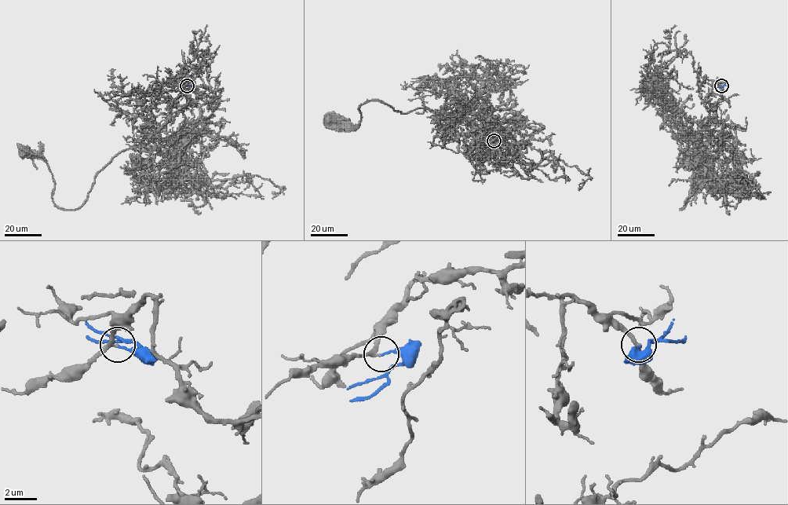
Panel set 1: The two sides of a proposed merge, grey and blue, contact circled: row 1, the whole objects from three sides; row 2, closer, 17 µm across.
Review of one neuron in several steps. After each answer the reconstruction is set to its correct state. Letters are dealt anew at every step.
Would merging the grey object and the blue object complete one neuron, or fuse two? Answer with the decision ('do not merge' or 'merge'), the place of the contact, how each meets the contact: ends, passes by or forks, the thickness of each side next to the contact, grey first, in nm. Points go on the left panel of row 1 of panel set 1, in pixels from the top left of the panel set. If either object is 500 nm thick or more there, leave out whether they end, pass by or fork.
do not merge; place (187, 85); grey passes by; blue ends; calibres 220 and 110 nm

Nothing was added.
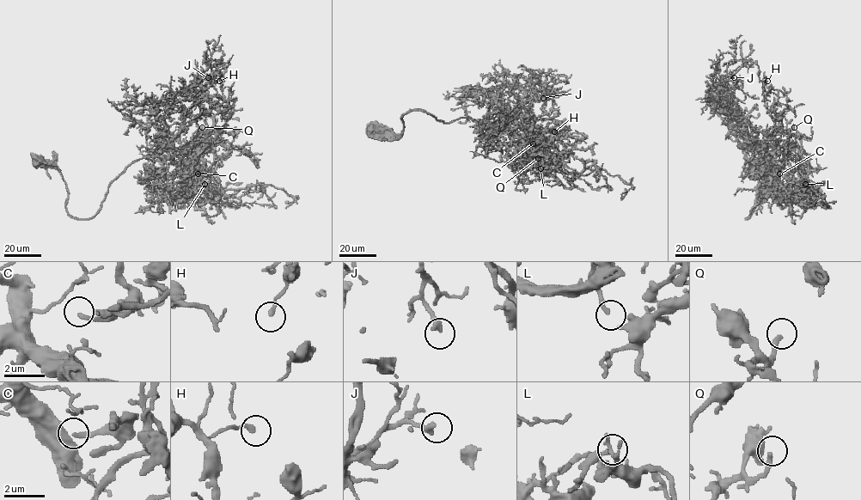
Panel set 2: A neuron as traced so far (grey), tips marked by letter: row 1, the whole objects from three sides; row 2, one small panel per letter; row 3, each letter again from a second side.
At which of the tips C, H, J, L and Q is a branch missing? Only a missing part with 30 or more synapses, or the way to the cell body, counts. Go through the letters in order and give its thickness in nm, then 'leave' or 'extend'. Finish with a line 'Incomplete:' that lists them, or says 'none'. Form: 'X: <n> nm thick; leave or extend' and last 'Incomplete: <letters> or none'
C: 200 nm thick; leave
H: 200 nm thick; leave
J: 240 nm thick; leave
L: 140 nm thick; leave
Q: 240 nm thick; extend
Incomplete: Q

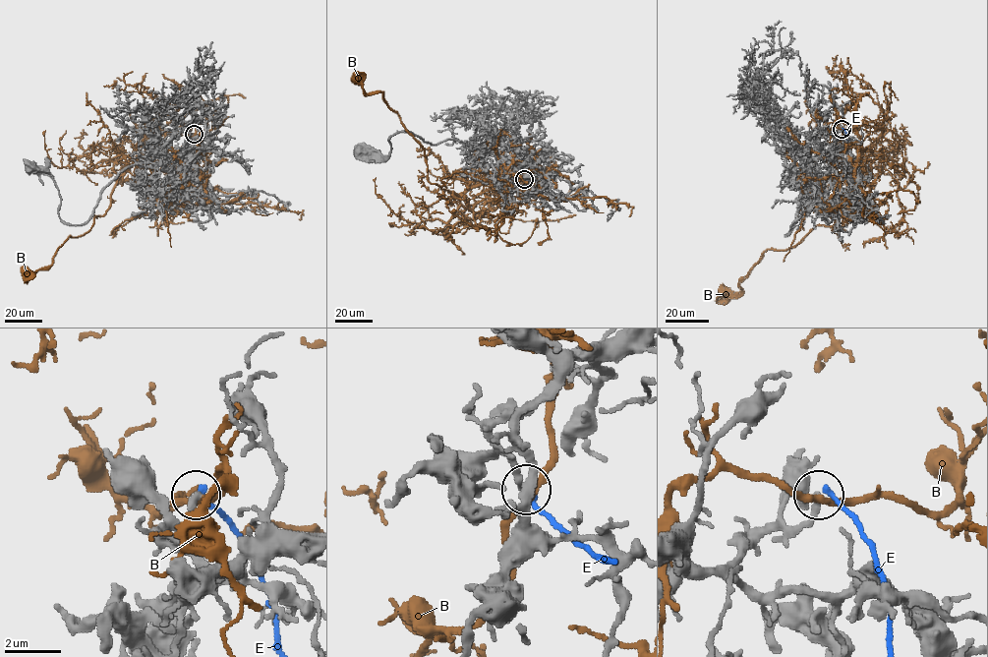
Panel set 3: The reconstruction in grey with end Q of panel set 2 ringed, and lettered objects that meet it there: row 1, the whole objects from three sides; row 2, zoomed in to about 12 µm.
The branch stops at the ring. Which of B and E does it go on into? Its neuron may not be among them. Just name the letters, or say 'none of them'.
none of them

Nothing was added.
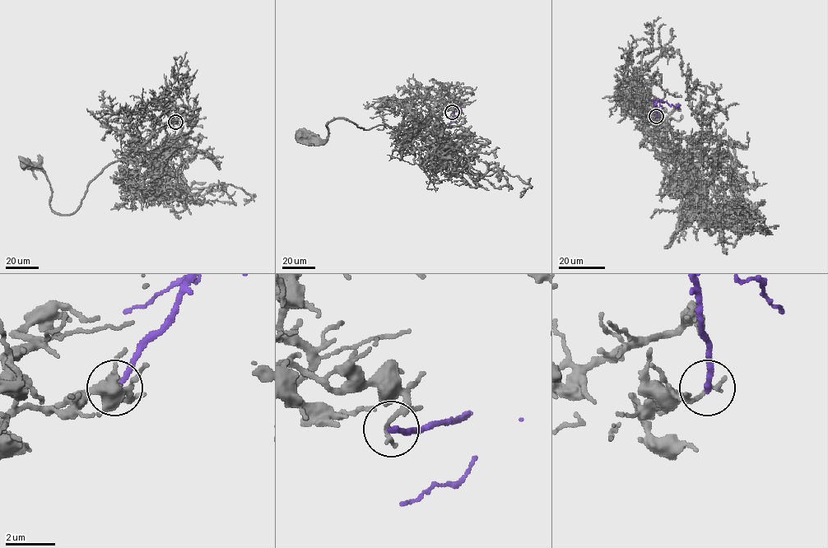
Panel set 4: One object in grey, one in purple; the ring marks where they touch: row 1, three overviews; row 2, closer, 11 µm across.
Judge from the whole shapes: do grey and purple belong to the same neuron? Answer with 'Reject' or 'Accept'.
Reject

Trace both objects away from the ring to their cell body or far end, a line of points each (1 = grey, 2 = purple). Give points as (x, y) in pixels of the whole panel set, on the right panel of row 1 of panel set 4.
1: (656, 116), (650, 120), (663, 123), (686, 169), (676, 178), (680, 225), (666, 248), (695, 205), (691, 174)
2: (656, 116), (656, 99), (680, 106)

